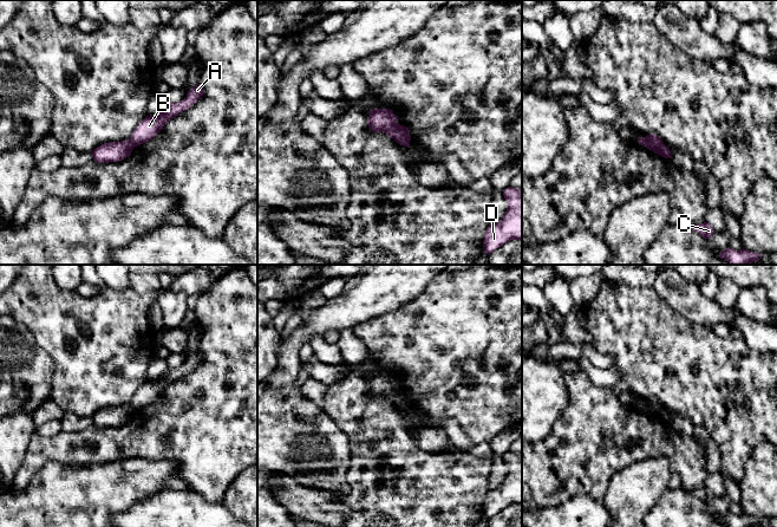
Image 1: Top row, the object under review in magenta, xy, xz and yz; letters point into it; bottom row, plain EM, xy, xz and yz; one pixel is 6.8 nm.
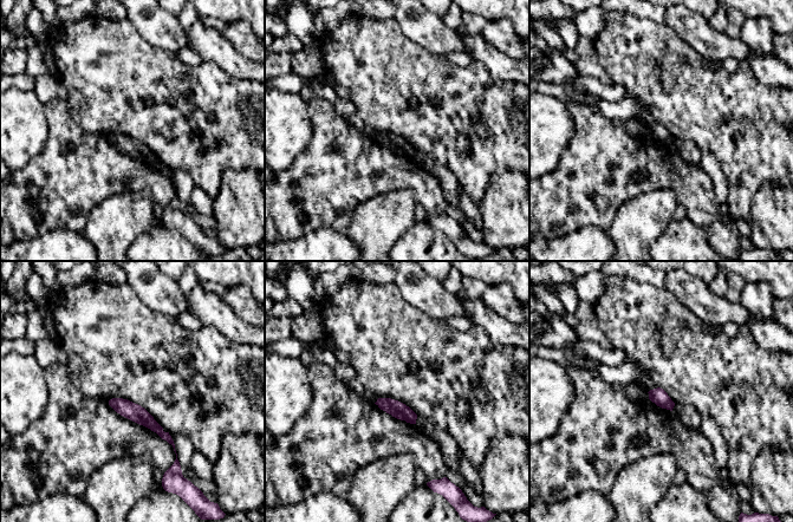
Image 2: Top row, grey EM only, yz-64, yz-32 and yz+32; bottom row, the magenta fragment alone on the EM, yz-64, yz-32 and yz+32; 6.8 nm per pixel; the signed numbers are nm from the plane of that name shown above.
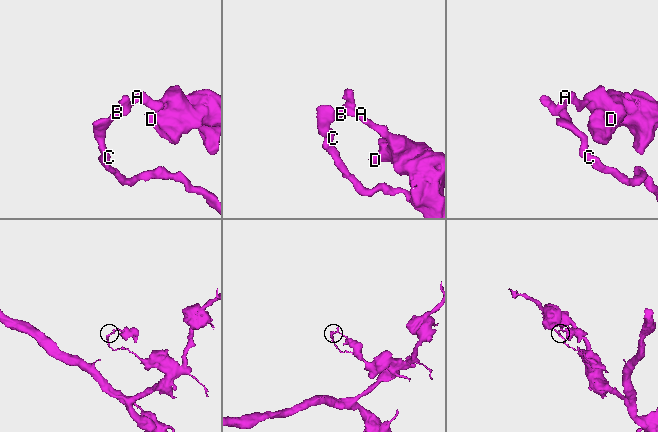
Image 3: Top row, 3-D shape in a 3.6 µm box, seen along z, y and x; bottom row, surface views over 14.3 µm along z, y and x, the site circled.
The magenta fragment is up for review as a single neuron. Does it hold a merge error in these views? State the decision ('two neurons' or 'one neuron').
two neurons

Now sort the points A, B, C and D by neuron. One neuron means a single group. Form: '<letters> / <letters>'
A B D / C

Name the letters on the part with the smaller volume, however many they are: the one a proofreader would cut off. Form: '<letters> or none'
A, B, D

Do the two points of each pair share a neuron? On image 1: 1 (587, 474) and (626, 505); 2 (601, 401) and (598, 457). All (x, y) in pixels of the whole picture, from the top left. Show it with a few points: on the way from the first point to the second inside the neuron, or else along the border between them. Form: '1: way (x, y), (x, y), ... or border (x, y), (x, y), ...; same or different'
1: border (624, 468), (612, 476), (601, 500); different
2: way (596, 415), (596, 443); same

